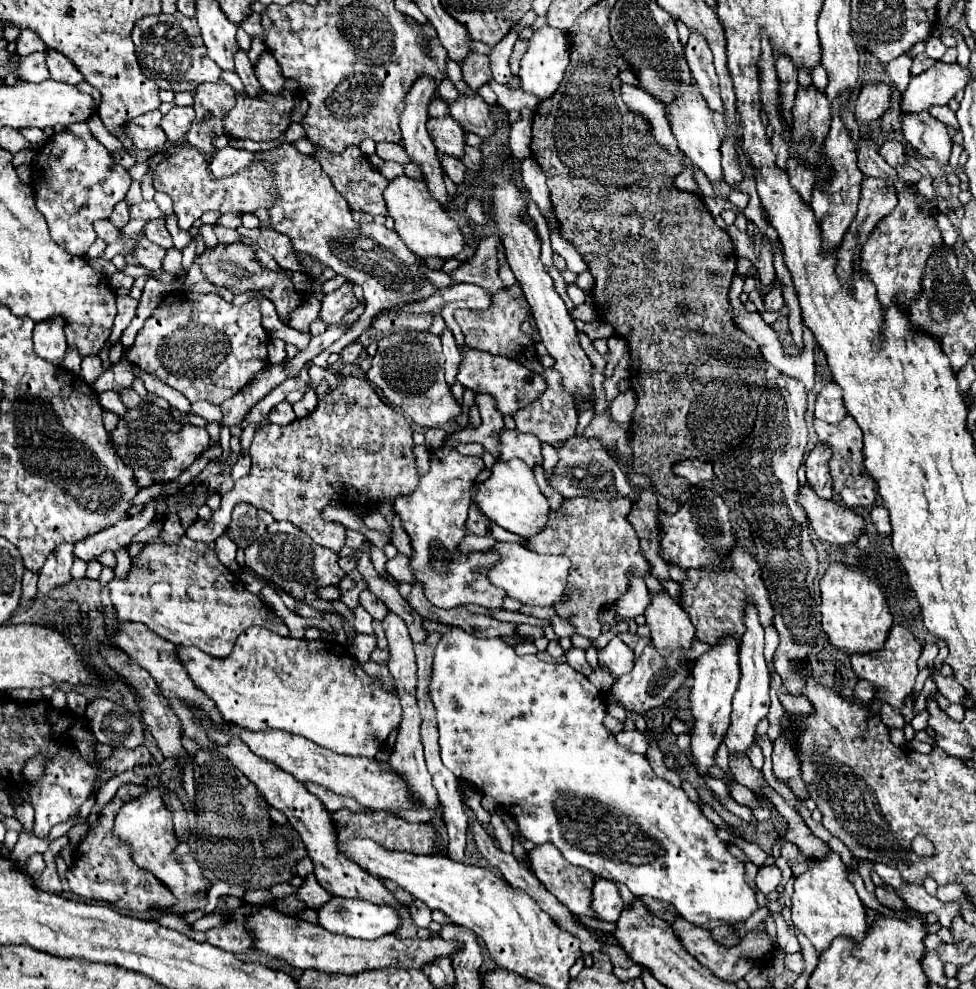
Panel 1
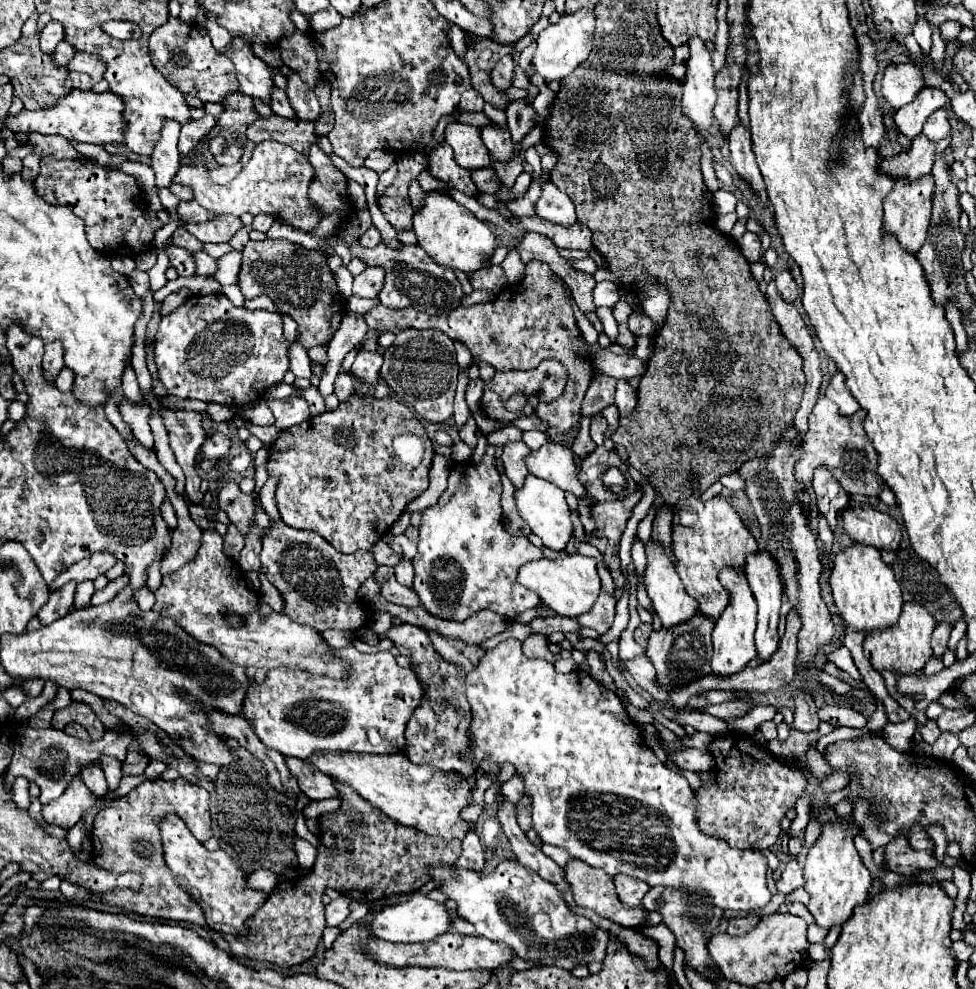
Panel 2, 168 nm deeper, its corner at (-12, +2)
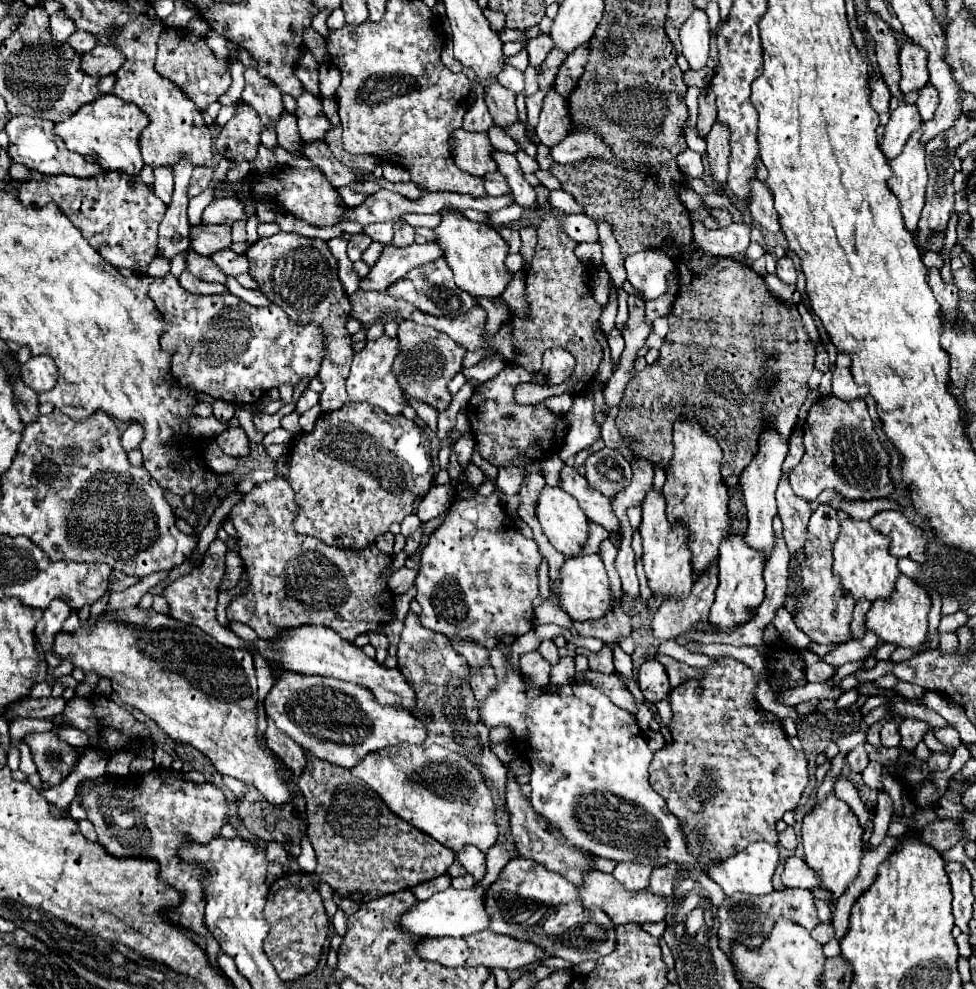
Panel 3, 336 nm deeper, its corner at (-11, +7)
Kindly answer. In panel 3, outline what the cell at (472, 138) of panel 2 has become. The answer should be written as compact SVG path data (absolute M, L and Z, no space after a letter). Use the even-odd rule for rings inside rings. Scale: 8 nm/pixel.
M456 129L450 141L454 163L468 171L470 175L484 177L490 171L496 171L496 163L490 155L492 145L486 133L470 133L464 129Z

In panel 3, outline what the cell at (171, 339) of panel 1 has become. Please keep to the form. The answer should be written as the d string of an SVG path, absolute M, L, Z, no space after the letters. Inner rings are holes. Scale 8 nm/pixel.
M166 275L164 279L156 279L150 285L152 301L162 313L164 321L168 321L168 329L164 337L160 337L160 345L172 353L172 375L180 377L184 385L192 385L192 389L210 395L212 399L224 399L234 405L252 405L256 403L268 389L280 387L284 383L296 385L302 377L316 377L320 369L320 361L324 355L324 333L316 325L296 325L288 319L288 315L276 307L252 307L232 293L224 295L192 295L178 285L174 275Z

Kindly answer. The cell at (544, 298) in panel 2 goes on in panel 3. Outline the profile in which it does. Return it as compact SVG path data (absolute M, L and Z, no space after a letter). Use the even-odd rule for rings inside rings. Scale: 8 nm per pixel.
M548 211L542 217L542 223L538 225L538 245L532 257L532 265L526 279L528 289L528 315L510 315L510 321L506 321L492 339L486 337L486 311L476 305L472 313L457 317L432 317L428 313L418 311L406 301L392 299L386 291L374 293L374 291L356 291L349 296L351 302L350 316L358 319L364 325L376 323L376 321L414 321L418 325L428 325L438 331L448 333L458 345L462 345L466 351L484 351L484 357L500 355L506 363L520 365L526 371L538 371L542 365L542 353L550 347L562 347L570 351L576 359L576 381L580 385L564 385L564 393L580 393L586 389L600 365L602 359L602 347L594 339L594 325L598 325L600 319L600 307L594 303L590 295L590 267L580 263L574 255L576 241L566 237L566 233L560 229L560 217L564 213L560 211Z

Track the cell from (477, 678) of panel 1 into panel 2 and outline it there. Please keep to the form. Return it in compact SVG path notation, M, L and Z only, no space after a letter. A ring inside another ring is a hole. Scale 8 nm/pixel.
M509 638L495 648L487 650L479 666L467 674L467 700L471 704L471 738L473 738L473 752L477 758L483 758L489 754L497 764L511 762L517 770L517 774L525 780L525 794L533 800L533 828L541 836L545 844L557 846L567 850L573 858L579 858L587 862L593 868L601 868L607 874L629 874L635 878L645 880L649 886L699 886L709 892L713 902L721 910L733 910L733 912L755 912L761 910L769 900L771 892L767 890L765 874L767 874L767 858L763 852L755 850L739 850L731 848L727 842L721 842L719 838L709 838L707 834L701 834L697 820L695 820L695 806L693 806L693 790L685 776L671 772L665 768L665 764L643 744L643 734L639 730L639 724L635 724L625 708L621 706L615 692L607 690L603 684L595 682L587 672L569 672L569 674L557 674L553 664L545 660L529 660L521 652L521 642L515 638Z

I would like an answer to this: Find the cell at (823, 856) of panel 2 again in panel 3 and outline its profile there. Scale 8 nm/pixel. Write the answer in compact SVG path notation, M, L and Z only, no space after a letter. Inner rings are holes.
M828 795L828 799L822 805L812 809L804 817L804 825L802 825L804 861L820 877L820 887L830 891L832 903L836 903L838 897L848 889L848 885L858 877L860 861L864 857L862 835L864 835L864 831L858 823L856 815L836 795Z

